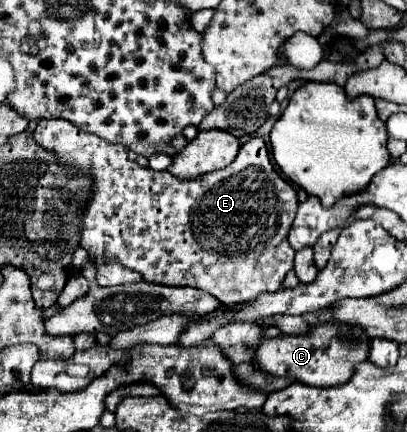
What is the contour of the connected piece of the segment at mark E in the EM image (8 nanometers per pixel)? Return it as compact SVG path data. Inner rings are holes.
M63 119L39 121L33 135L35 141L53 151L63 165L93 171L93 197L85 207L83 229L79 235L81 247L89 253L95 265L121 263L141 273L147 283L203 289L217 297L223 305L249 301L259 293L273 293L275 289L281 289L287 271L293 269L295 251L287 243L287 233L297 211L297 193L273 169L261 137L249 139L227 169L203 175L195 181L179 181L169 171L139 167L135 161L127 159L127 149L123 145L107 143L101 137L83 133ZM265 247L271 247L273 251L265 253ZM251 251L255 251L255 255L247 257Z

